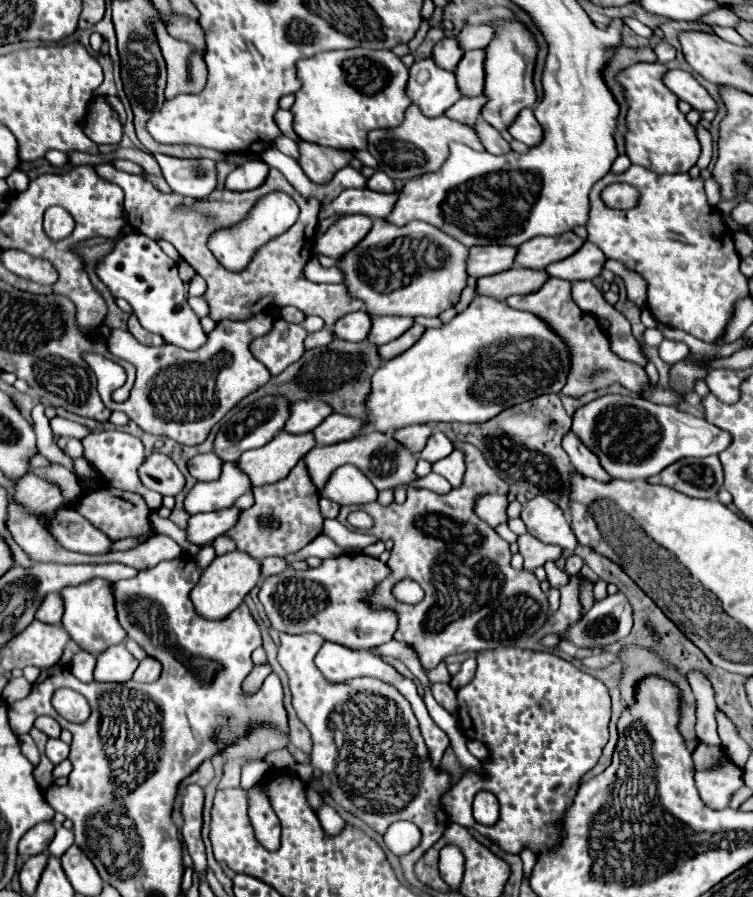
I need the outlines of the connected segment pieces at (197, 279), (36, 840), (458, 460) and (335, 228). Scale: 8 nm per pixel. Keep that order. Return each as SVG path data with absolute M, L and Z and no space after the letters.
M194 275L192 277L192 283L188 287L188 295L190 297L200 297L204 291L206 291L206 281L200 275Z
M38 823L34 825L18 843L18 857L24 861L26 857L48 853L48 845L54 839L54 825L52 823Z
M454 449L448 457L436 461L432 465L432 471L442 475L442 477L446 477L452 487L460 487L462 485L464 469L466 469L466 461L464 461L464 453L460 449Z
M344 215L340 217L322 237L316 241L316 251L328 257L340 259L346 251L350 251L364 235L370 231L372 219L364 215Z

